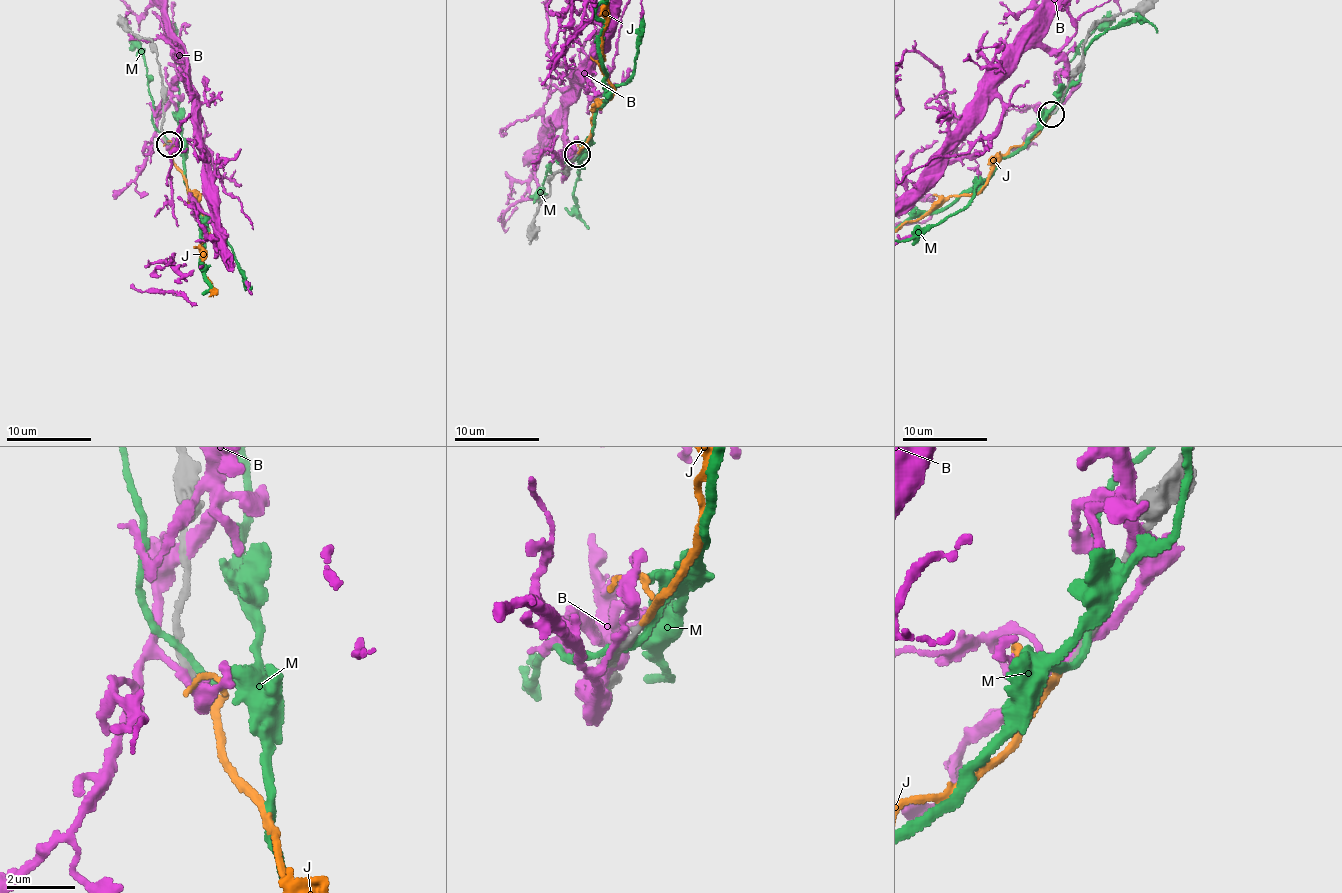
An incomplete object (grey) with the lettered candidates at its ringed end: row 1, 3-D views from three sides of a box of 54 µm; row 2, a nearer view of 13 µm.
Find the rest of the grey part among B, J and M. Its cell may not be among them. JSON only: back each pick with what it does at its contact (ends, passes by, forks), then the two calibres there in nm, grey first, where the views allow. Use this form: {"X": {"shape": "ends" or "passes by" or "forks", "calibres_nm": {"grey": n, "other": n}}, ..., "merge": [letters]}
{"J": {"shape": "passes by", "calibres_nm": {"grey": 200, "other": 180}}, "merge": ["J"]}

